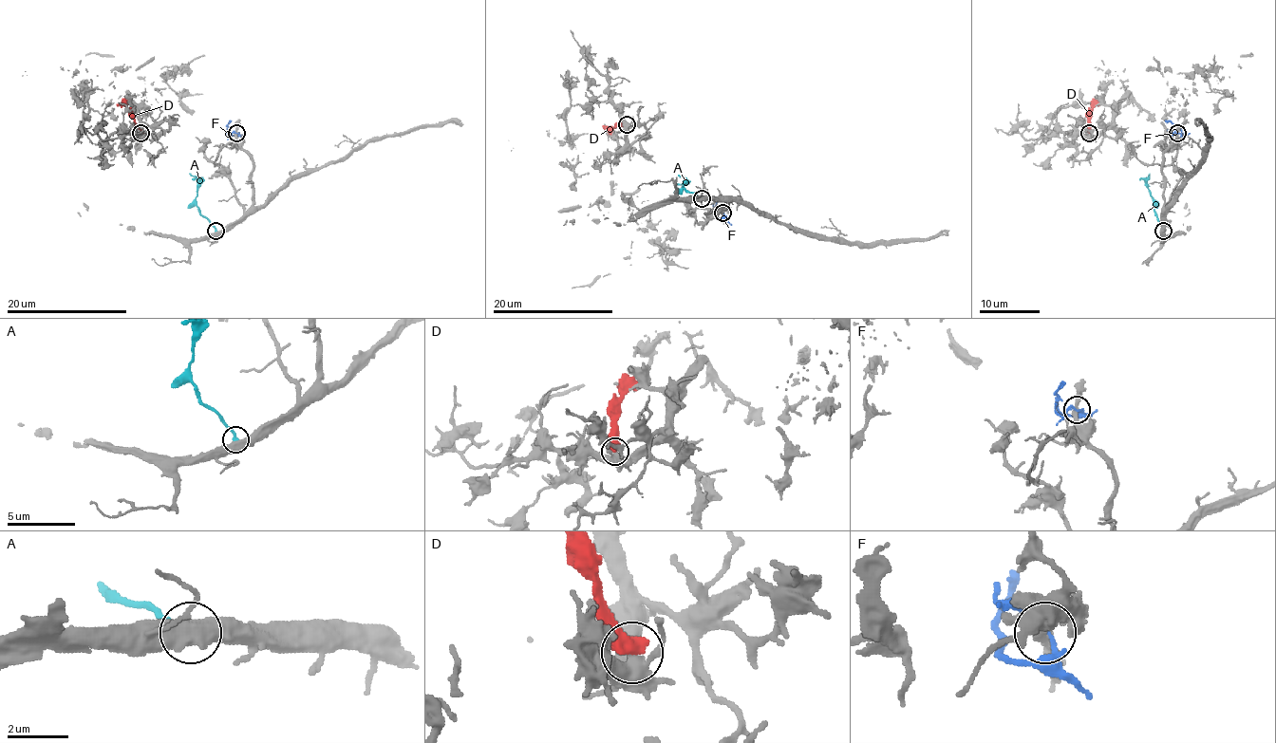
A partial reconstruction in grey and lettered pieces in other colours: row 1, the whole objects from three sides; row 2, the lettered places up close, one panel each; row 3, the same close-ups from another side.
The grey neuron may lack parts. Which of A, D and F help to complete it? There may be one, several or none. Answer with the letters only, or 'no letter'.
A

